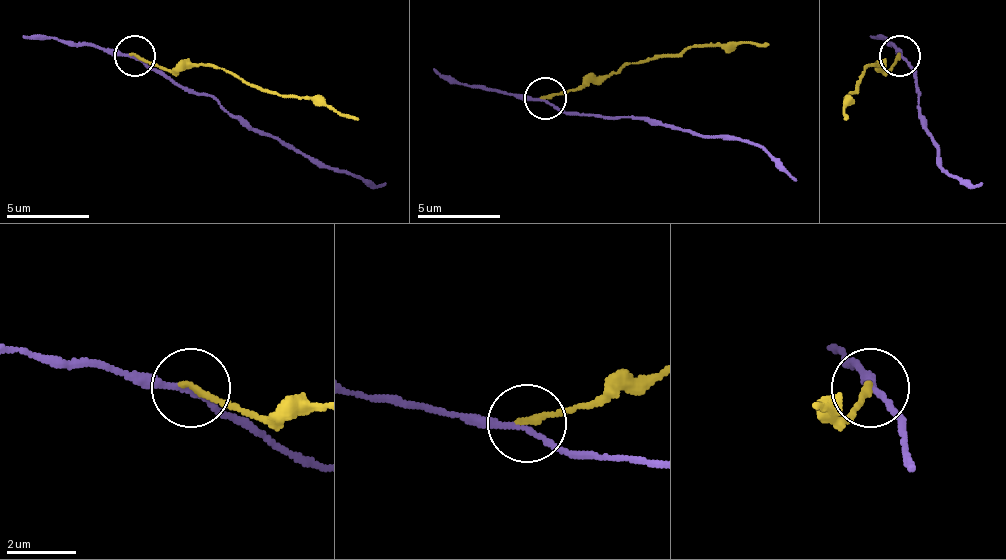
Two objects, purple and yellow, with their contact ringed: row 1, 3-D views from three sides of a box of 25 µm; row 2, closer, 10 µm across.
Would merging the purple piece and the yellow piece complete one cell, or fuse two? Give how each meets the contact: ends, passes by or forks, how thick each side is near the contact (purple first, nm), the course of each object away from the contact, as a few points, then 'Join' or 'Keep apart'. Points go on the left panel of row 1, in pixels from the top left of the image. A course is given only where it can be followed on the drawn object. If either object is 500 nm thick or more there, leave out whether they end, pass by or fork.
At the ring purple passes by. At the ring yellow ends. Thickness 150 nm (purple) against 200 nm. Course of purple: (134, 55), (167, 75), (208, 92), (250, 125), (353, 175), (386, 183). Course of yellow: (134, 55), (179, 71), (225, 67), (283, 96), (320, 96), (357, 121). Keep apart

